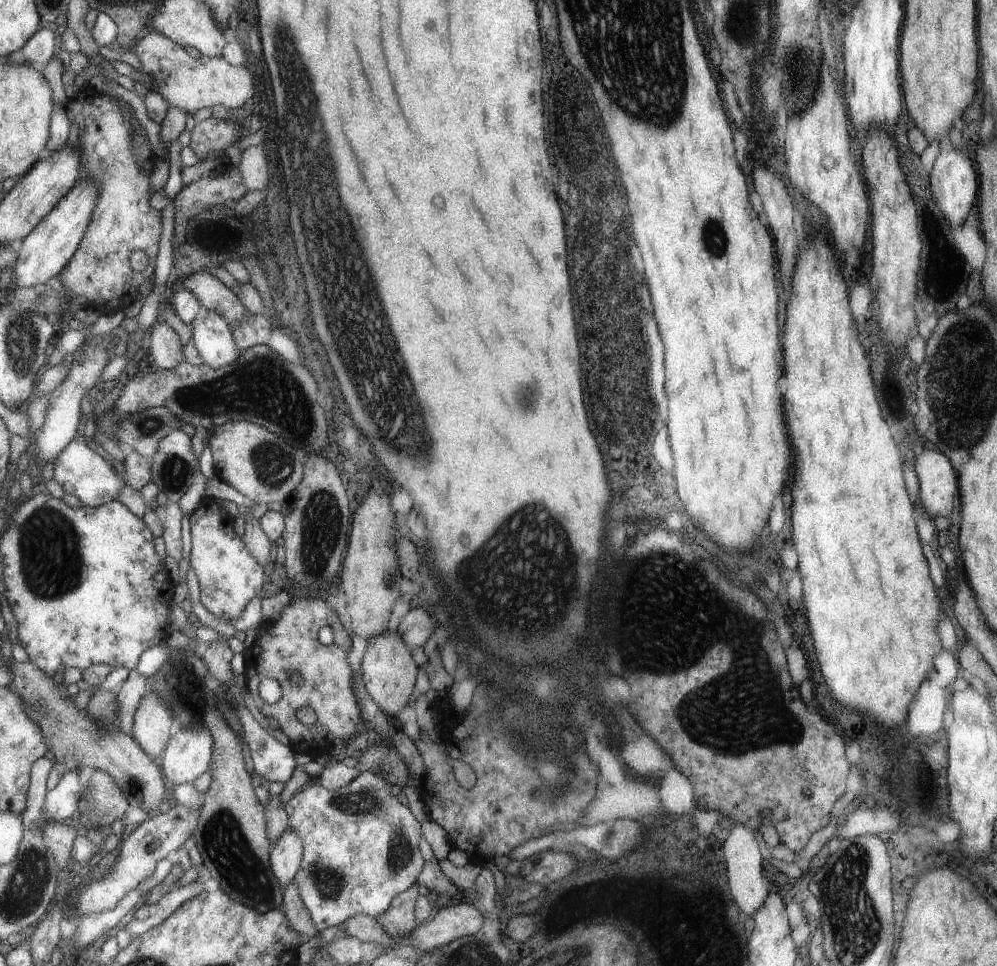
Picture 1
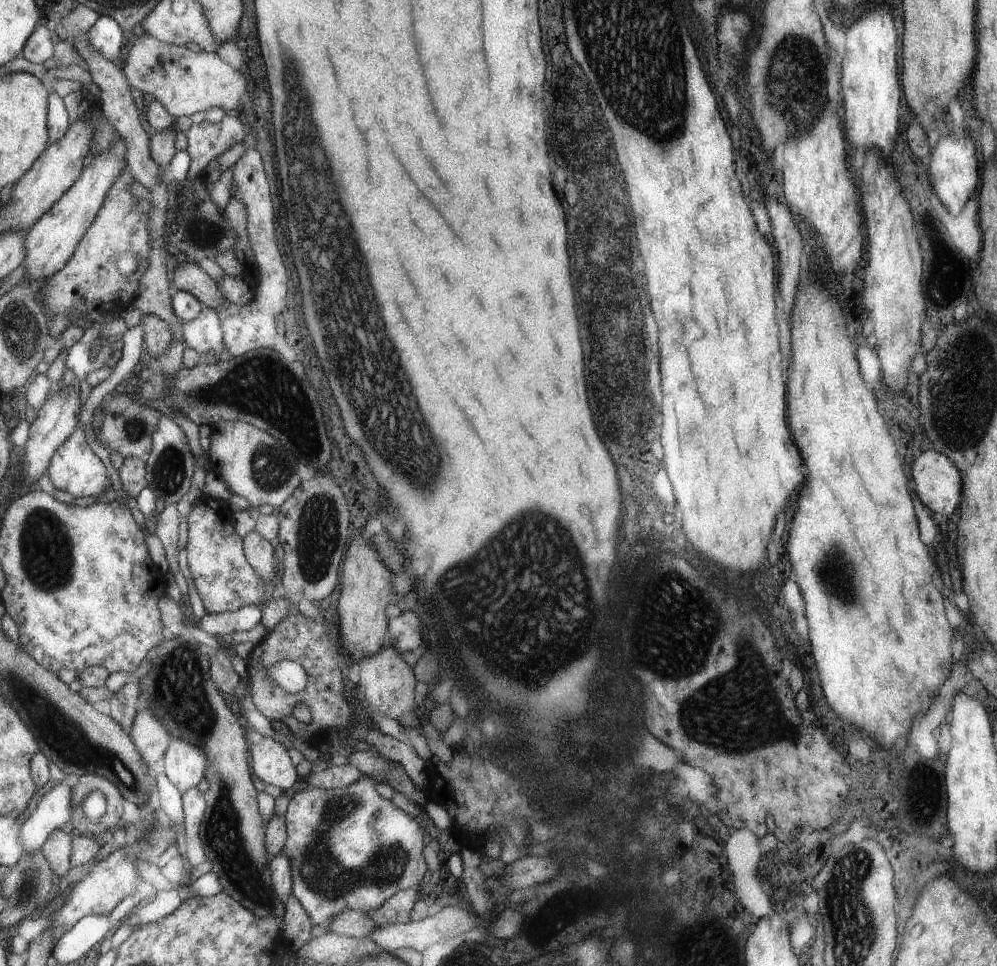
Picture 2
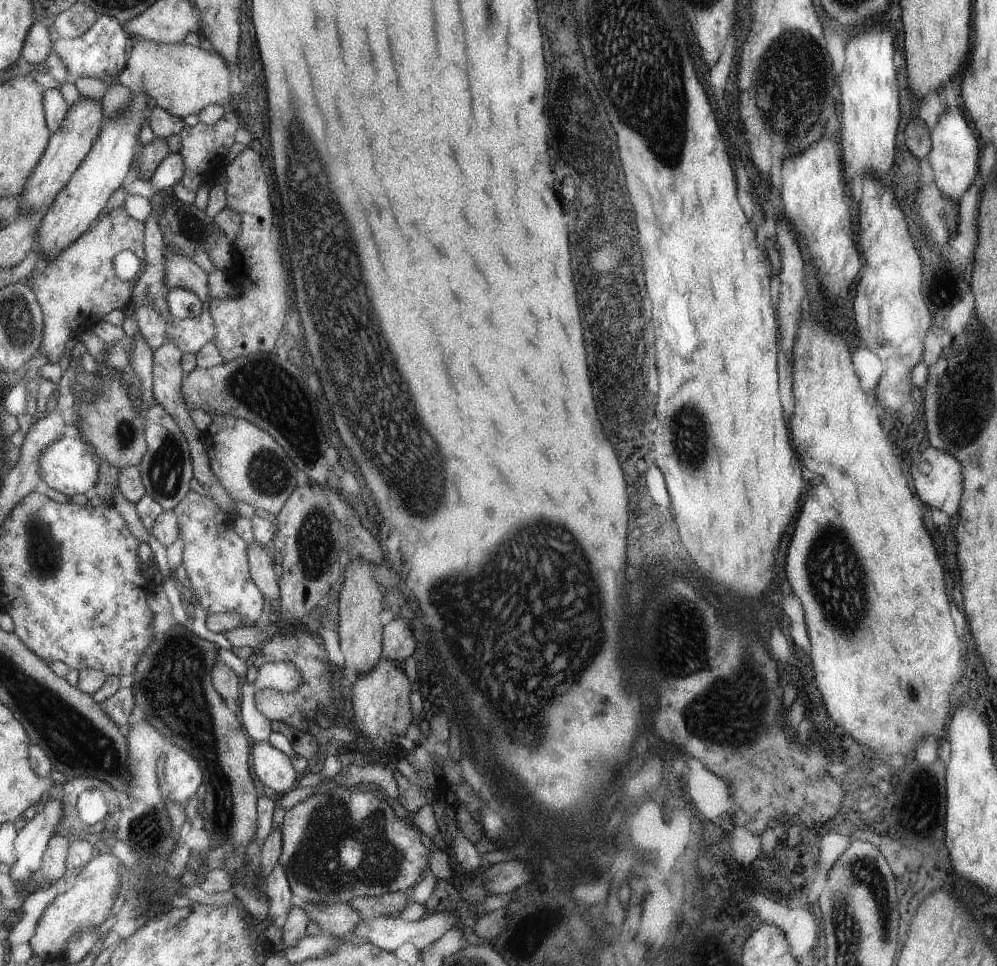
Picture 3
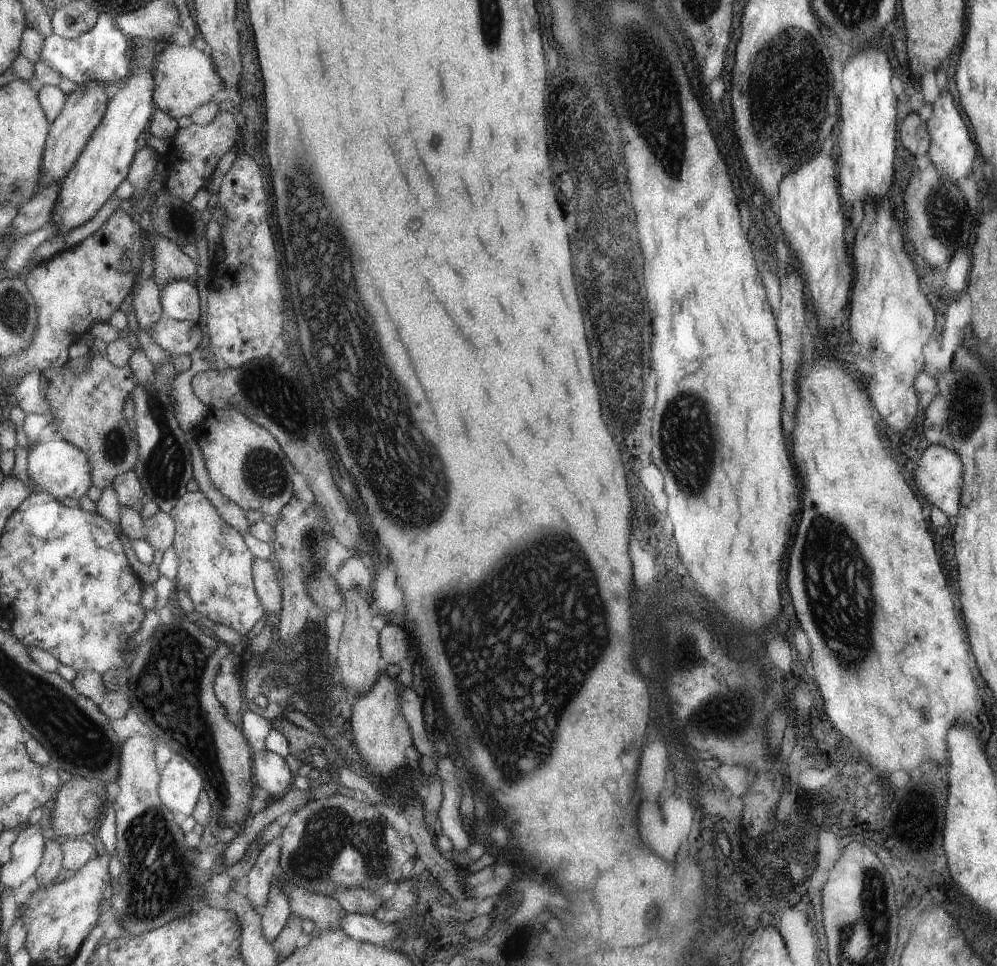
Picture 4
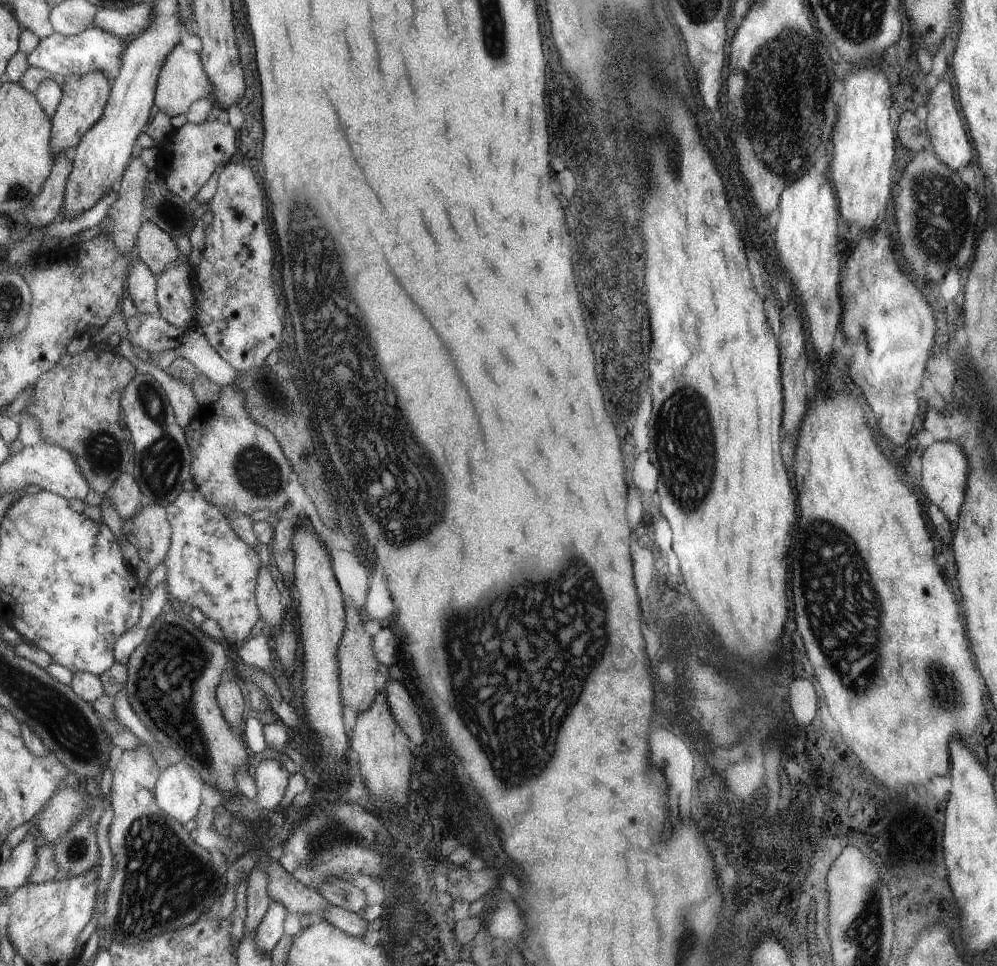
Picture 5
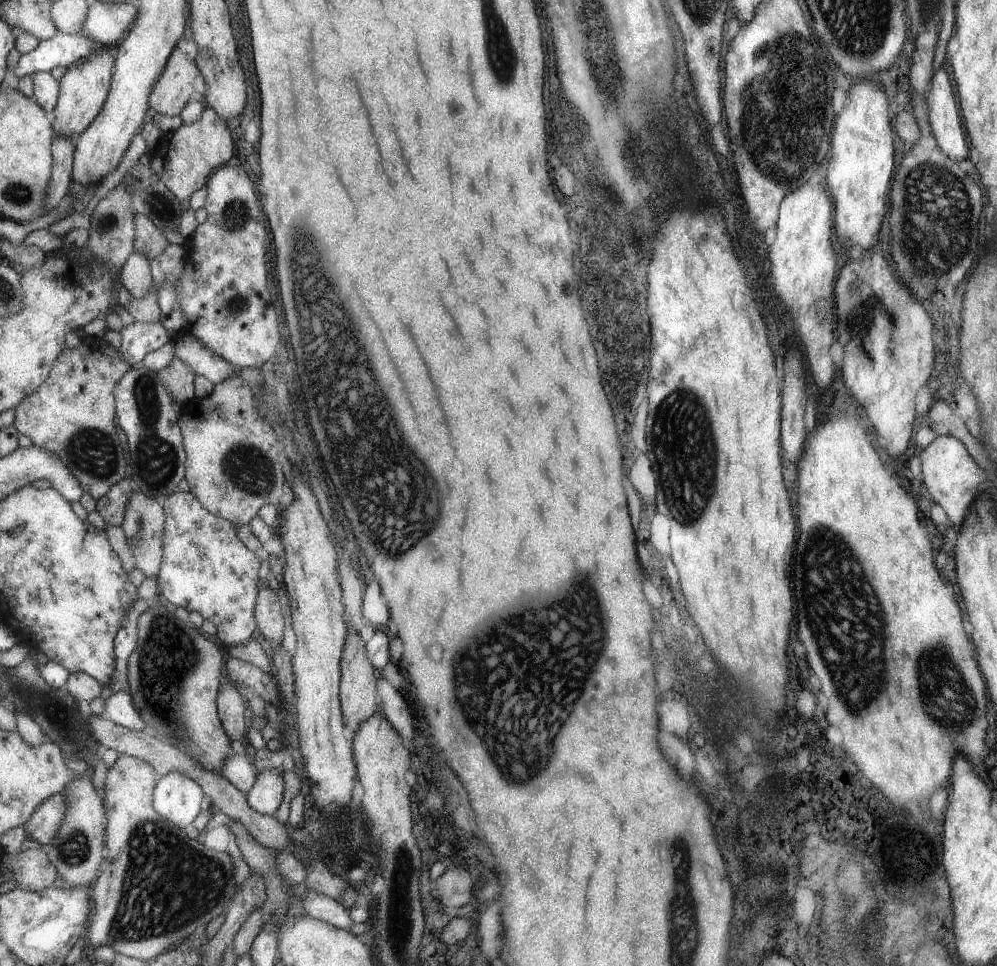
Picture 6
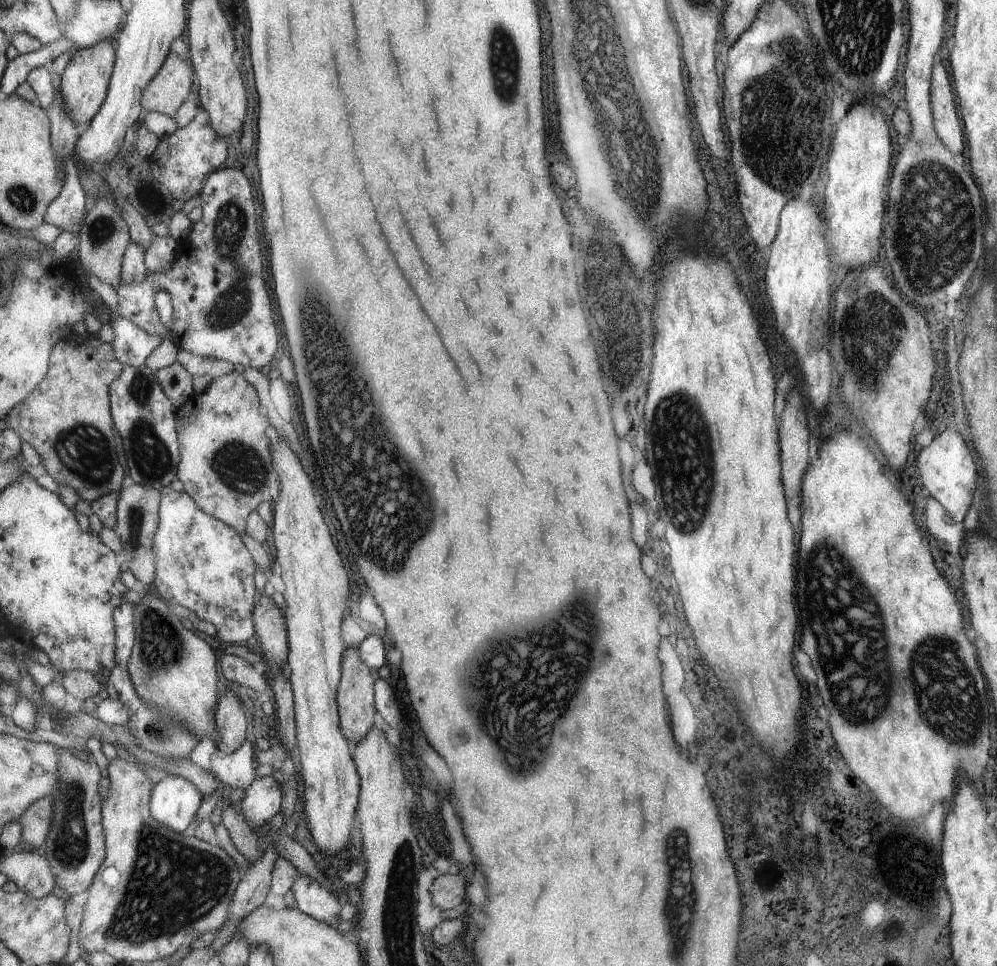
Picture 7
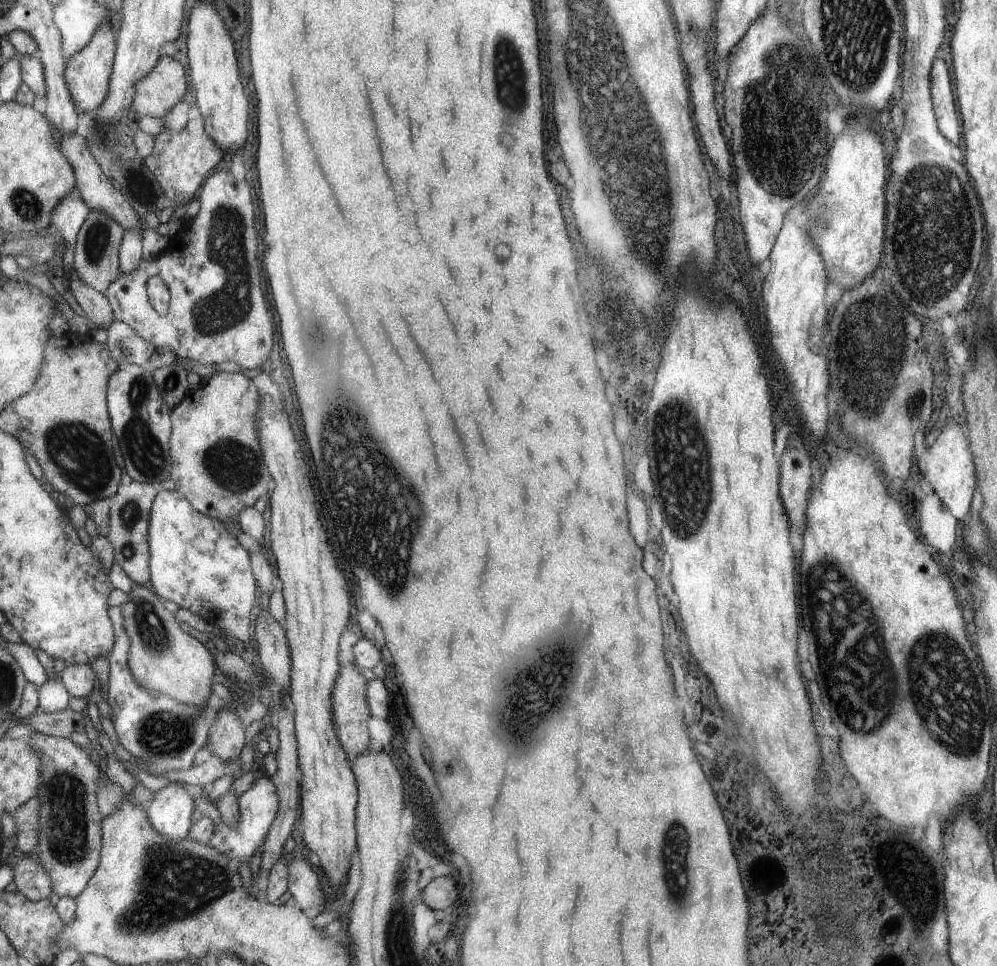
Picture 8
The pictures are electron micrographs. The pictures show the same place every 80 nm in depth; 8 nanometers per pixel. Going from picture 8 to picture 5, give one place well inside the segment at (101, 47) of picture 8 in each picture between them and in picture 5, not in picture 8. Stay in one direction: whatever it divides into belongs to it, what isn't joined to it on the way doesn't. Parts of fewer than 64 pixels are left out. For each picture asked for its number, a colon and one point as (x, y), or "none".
5: (85, 97)
6: (84, 88)
7: (85, 83)

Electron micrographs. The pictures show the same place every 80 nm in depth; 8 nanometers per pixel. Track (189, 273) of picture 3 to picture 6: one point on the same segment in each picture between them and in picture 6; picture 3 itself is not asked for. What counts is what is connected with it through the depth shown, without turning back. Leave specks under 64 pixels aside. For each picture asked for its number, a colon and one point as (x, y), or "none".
4: (171, 263)
5: (157, 248)
6: (149, 239)

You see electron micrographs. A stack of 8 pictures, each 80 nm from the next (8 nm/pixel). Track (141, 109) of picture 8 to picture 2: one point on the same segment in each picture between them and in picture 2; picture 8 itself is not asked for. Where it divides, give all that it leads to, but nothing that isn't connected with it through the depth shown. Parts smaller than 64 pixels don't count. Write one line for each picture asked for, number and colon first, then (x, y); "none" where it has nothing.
2: (186, 82)
3: (183, 79)
4: (186, 78)
5: (183, 80)
6: (181, 82)
7: (169, 90)

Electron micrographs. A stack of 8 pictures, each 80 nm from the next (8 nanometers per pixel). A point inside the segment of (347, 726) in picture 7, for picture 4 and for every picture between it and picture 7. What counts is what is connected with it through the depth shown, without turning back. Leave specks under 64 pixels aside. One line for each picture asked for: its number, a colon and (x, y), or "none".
4: (357, 657)
5: (357, 665)
6: (357, 693)

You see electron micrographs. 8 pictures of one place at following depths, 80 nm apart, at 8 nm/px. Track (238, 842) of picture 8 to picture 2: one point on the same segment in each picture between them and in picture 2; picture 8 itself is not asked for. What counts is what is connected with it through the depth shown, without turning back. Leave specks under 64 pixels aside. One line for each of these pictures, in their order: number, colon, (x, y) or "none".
2: (271, 765)
3: (272, 768)
4: (270, 773)
5: (270, 777)
6: (265, 795)
7: (262, 799)

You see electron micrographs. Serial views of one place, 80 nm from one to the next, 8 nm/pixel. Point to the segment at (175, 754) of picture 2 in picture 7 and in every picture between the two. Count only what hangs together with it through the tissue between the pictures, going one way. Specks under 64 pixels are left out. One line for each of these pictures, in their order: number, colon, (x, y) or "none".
3: (183, 773)
4: (181, 783)
5: (178, 792)
6: (177, 797)
7: (176, 800)

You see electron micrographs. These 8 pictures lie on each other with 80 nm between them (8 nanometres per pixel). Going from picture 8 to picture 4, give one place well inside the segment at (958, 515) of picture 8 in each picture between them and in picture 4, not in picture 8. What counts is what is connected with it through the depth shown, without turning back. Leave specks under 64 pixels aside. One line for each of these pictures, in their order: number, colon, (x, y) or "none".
4: (938, 475)
5: (942, 476)
6: (950, 476)
7: (948, 474)

